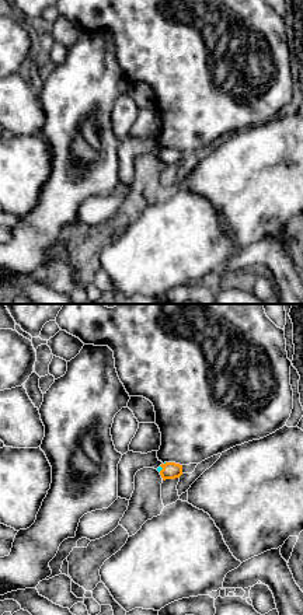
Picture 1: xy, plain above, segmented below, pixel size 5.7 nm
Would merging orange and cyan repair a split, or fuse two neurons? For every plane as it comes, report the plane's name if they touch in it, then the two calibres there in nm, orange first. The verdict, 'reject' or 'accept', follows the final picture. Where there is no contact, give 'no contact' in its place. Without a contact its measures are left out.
contact in xy; calibres 100 and 20 nm

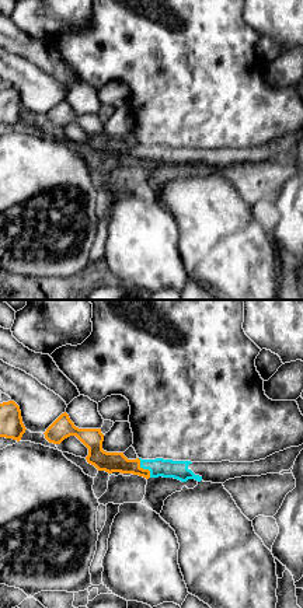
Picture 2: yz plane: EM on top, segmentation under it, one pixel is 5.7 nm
contact in yz; calibres 120 and 110 nm

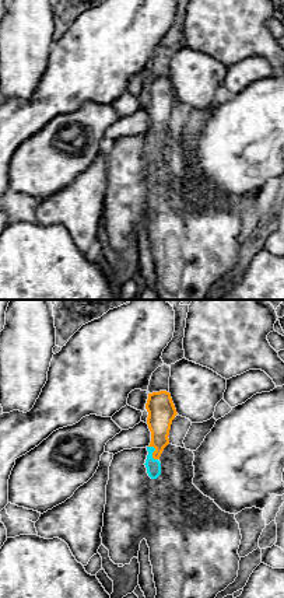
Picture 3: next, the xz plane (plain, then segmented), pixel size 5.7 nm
contact in xz; calibres 160 and 80 nm

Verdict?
accept

